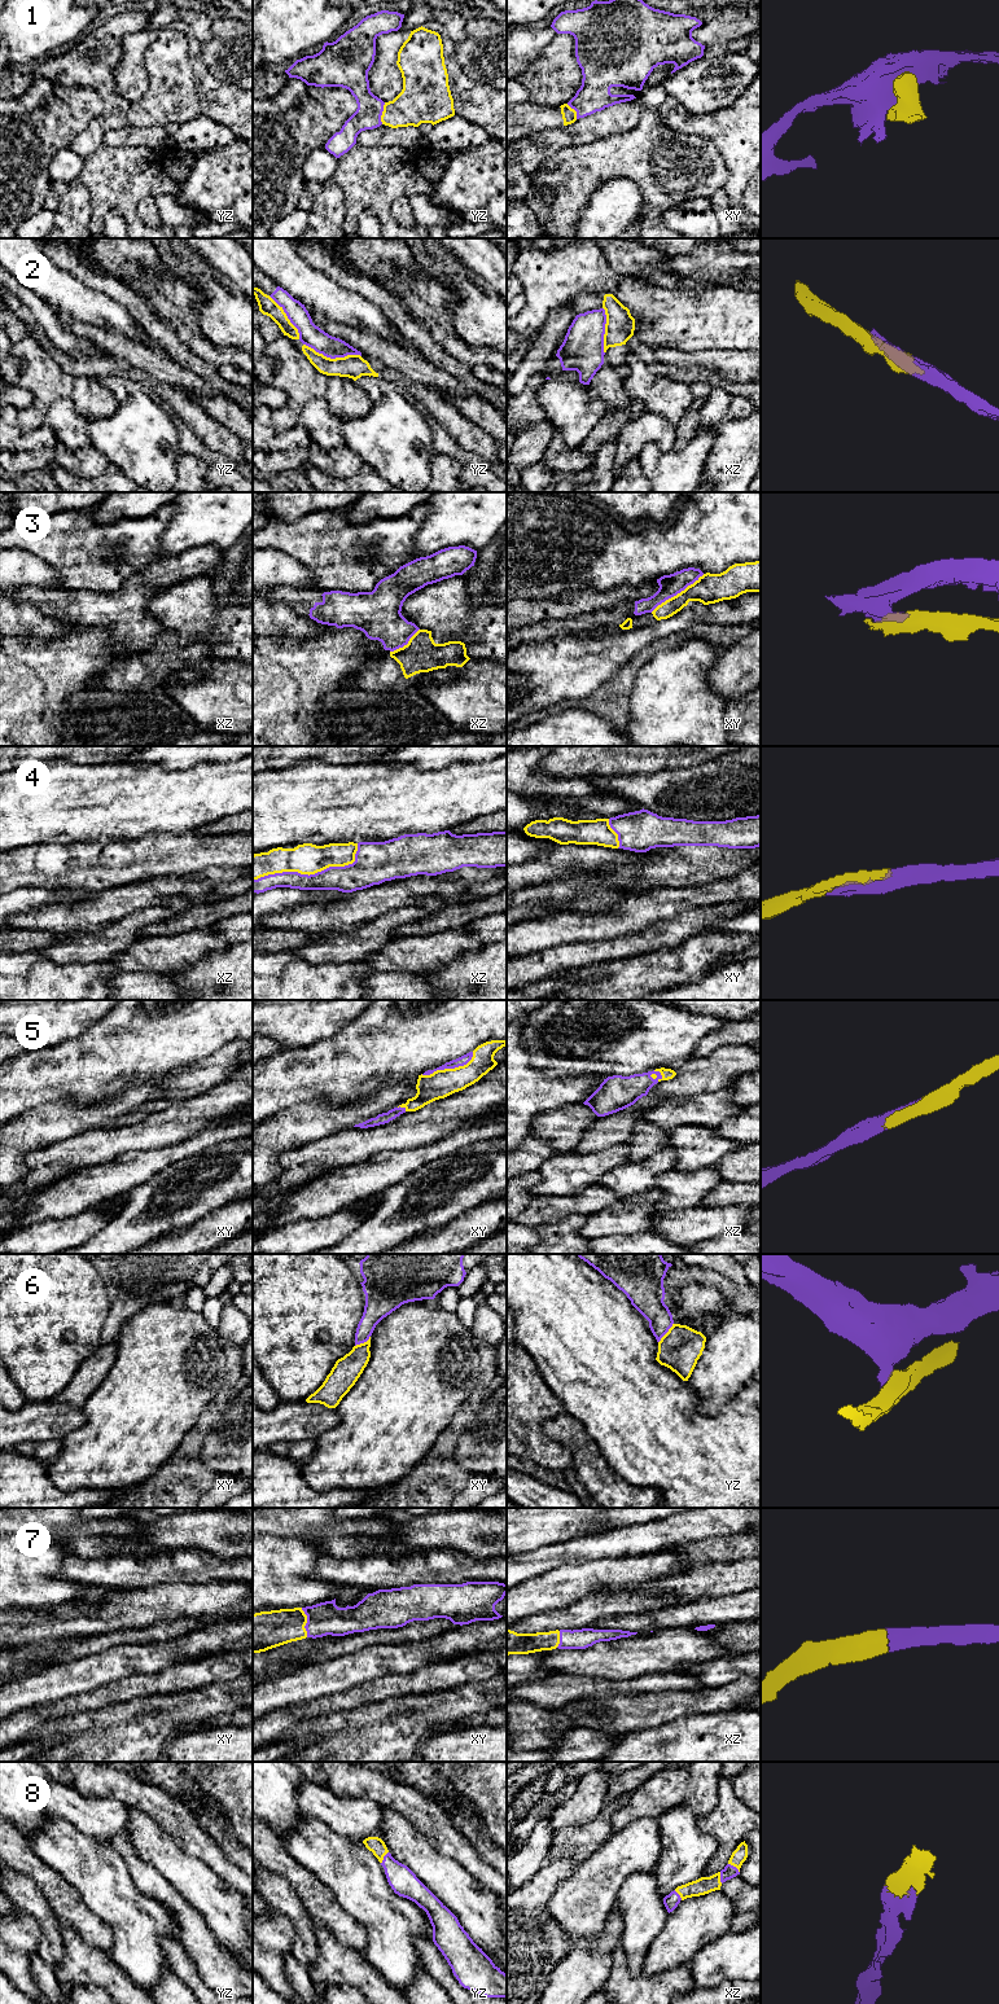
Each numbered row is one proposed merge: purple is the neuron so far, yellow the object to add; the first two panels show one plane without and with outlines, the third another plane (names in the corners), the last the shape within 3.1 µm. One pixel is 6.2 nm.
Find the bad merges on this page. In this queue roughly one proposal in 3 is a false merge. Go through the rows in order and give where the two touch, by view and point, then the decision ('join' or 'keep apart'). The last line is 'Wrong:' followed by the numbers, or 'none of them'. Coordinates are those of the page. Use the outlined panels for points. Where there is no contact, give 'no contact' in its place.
1: contact yz (381, 113); keep apart
2: contact yz (332, 358); keep apart
3: contact xy (677, 593); keep apart
4: contact xz (311, 875); join
5: contact xy (448, 1068); join
6: contact yz (666, 1332); keep apart
7: contact xy (307, 1622); join
8: contact xz (735, 1867); join
Wrong: 1, 2, 3, 6

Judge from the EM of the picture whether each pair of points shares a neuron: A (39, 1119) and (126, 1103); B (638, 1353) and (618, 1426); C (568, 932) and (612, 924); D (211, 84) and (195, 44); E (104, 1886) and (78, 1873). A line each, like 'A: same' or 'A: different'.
A: same
B: same
C: same
D: same
E: same

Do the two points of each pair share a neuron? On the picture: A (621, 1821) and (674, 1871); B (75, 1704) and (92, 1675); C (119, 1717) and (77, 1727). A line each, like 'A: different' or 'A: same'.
A: different
B: different
C: same

